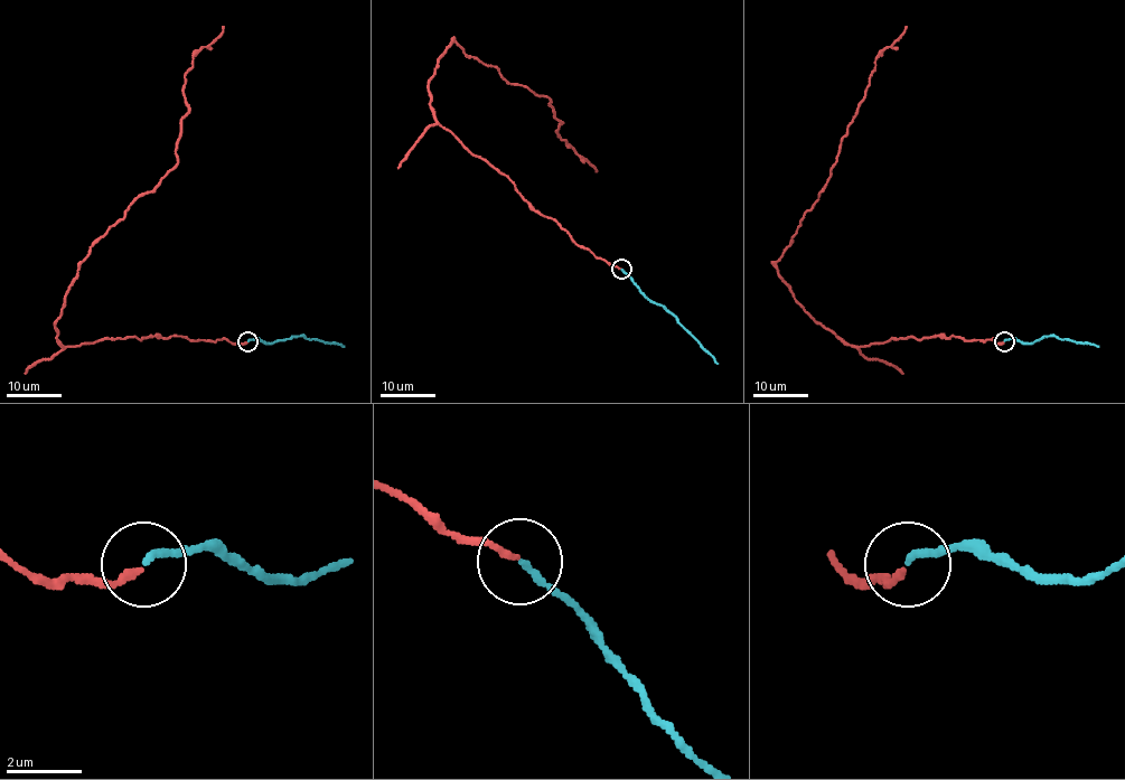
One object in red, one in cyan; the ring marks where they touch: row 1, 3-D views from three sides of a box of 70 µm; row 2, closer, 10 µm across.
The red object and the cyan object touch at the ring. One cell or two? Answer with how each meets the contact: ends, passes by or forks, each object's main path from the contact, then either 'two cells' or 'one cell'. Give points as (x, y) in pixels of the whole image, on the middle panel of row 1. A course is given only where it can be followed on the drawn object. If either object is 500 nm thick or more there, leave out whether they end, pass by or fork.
red ends there; cyan ends there; red runs (620, 269), (439, 124), (438, 60), (455, 40), (545, 96), (559, 135), (597, 171); cyan runs (620, 270), (647, 298), (664, 306), (718, 364); one cell

